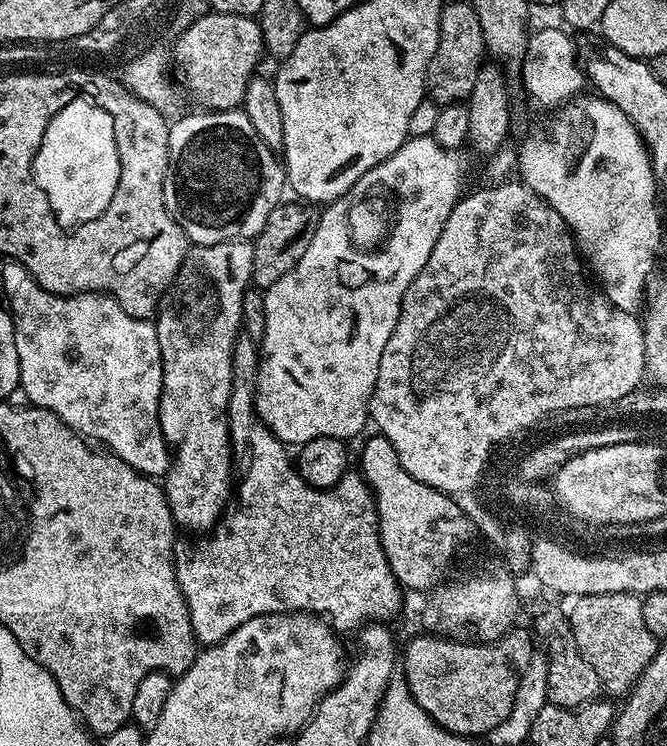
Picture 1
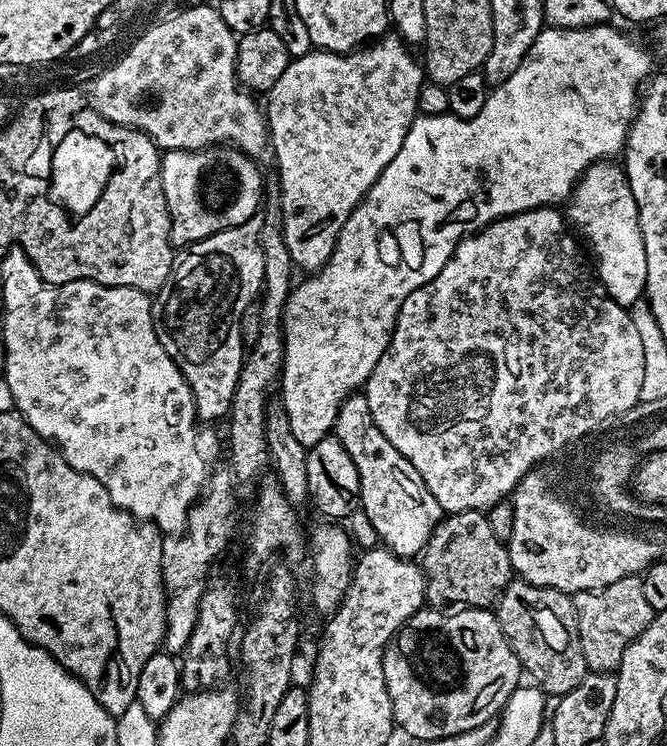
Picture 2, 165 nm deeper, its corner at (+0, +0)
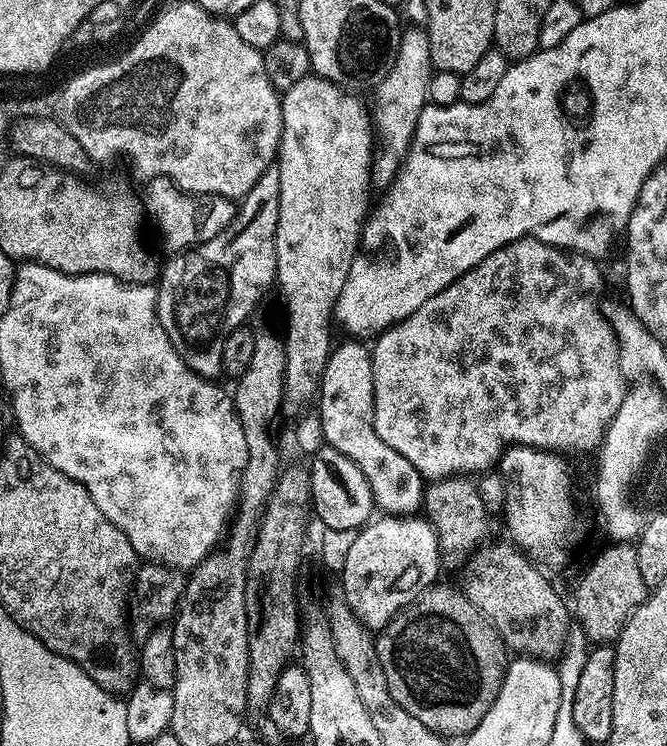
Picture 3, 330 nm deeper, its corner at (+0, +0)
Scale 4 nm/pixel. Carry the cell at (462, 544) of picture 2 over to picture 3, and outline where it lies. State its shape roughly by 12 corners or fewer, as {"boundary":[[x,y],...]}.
{"boundary":[[471,479],[431,481],[422,512],[445,569],[468,564],[490,515]]}

